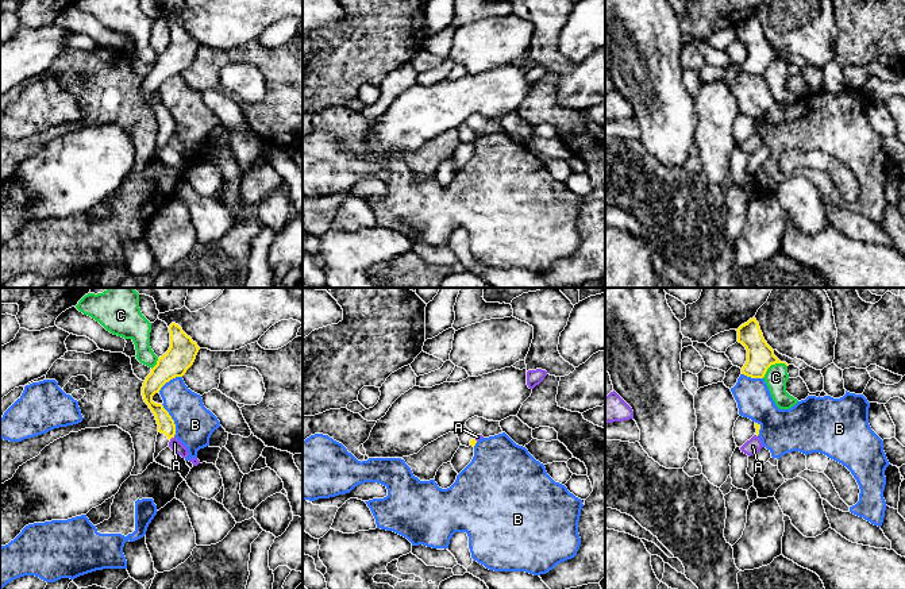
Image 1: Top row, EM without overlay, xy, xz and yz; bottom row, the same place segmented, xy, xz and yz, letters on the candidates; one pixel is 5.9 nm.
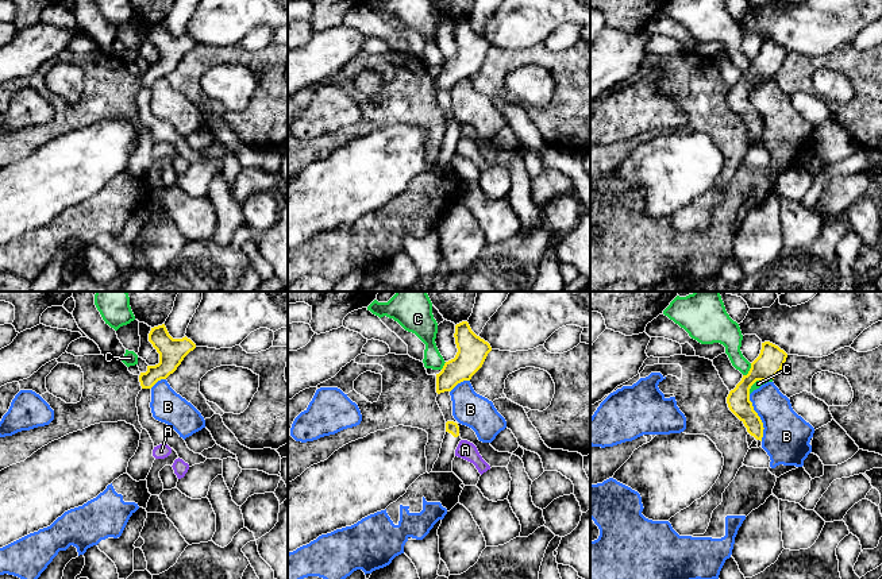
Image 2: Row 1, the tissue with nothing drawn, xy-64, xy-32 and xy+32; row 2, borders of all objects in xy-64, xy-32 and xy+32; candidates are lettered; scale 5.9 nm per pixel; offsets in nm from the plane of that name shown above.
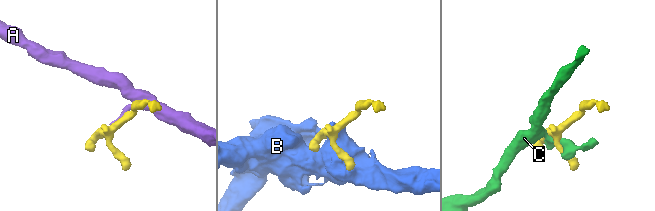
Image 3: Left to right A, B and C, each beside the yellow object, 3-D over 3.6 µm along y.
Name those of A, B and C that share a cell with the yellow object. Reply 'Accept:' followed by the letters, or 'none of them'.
Accept: none of them

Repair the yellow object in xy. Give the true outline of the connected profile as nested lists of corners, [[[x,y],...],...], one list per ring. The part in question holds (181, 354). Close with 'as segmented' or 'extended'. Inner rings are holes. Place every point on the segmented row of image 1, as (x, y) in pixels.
[[[172,323],[169,332],[170,347],[158,358],[157,365],[151,369],[142,386],[143,400],[154,413],[158,424],[154,462],[159,453],[169,446],[170,439],[174,438],[176,424],[163,405],[153,401],[153,396],[170,380],[182,377],[193,365],[200,350],[197,343],[178,324]]] | extended

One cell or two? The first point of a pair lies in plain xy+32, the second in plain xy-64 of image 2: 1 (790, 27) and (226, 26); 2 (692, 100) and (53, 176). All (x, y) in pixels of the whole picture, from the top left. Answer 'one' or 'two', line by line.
1: one
2: two

